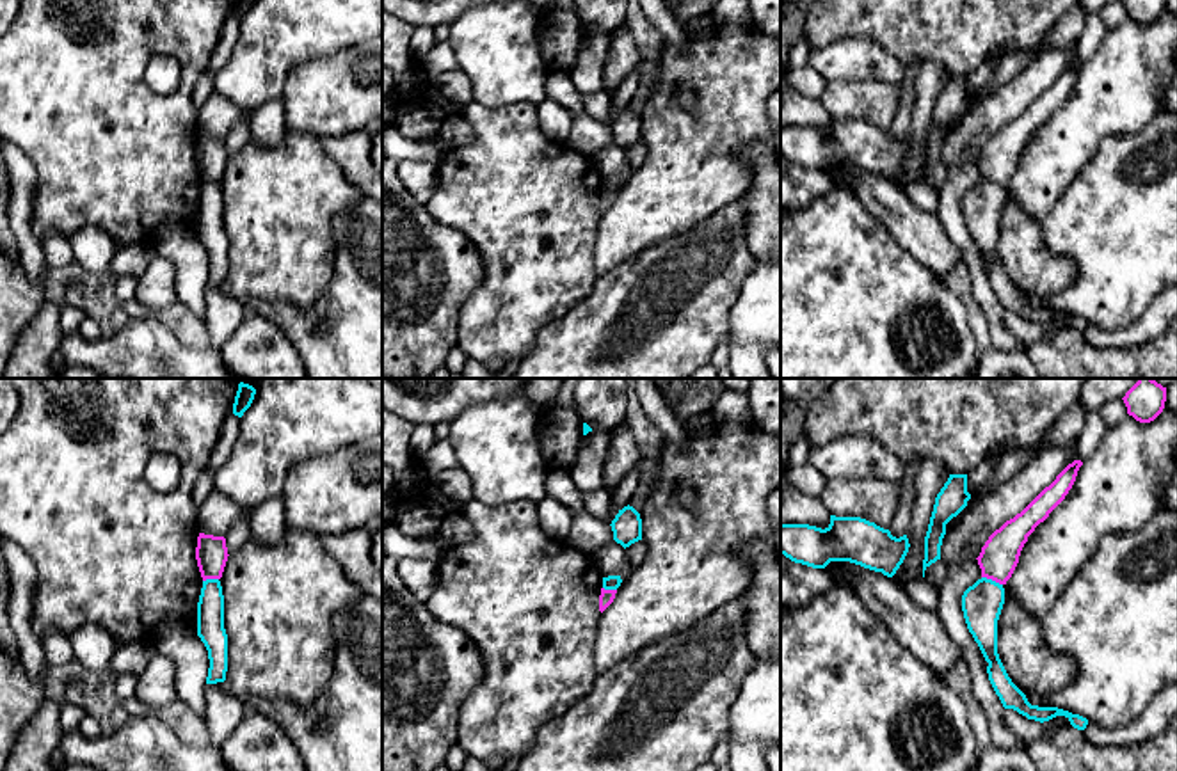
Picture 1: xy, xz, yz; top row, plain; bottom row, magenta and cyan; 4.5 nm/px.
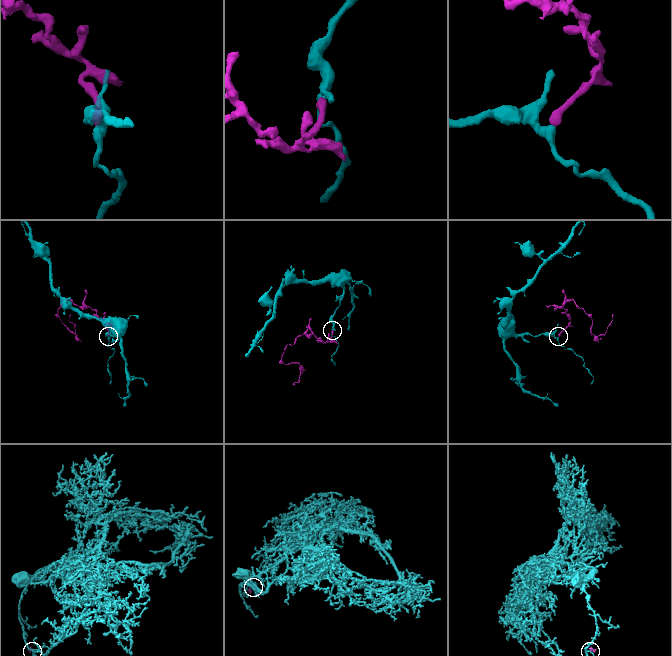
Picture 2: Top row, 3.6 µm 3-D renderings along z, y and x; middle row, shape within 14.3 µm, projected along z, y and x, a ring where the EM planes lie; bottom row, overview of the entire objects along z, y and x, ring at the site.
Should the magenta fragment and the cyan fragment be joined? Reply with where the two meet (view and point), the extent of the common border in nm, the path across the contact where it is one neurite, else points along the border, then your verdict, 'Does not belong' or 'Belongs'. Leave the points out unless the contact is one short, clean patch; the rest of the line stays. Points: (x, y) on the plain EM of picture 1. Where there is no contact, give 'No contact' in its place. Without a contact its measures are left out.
Touches magenta at yz (992, 182). Shared border 100 nm. Boundary: yz (982, 178), (1001, 187). Does not belong

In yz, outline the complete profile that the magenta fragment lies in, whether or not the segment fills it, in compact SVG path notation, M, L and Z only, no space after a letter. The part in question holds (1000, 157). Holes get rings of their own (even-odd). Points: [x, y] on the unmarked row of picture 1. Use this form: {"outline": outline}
{"outline": "M1081 62L1069 66L1021 115L1006 123L989 139L976 160L981 179L1006 187L1019 165L1028 139L1065 101L1081 68Z"}

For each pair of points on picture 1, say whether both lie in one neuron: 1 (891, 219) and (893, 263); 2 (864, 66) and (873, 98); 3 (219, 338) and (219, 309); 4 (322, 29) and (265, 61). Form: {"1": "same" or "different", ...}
{"1": "different", "2": "different", "3": "same", "4": "same"}

